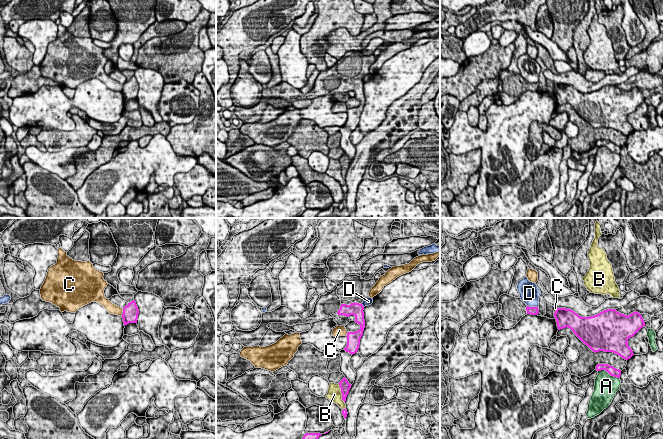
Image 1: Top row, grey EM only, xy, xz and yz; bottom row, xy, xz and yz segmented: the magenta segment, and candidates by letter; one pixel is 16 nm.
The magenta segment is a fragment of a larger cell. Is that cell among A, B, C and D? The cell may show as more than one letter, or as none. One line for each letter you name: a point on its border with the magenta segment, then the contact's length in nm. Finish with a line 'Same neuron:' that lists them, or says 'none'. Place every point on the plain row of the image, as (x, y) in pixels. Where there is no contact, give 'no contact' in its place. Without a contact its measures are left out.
Same neuron: none

